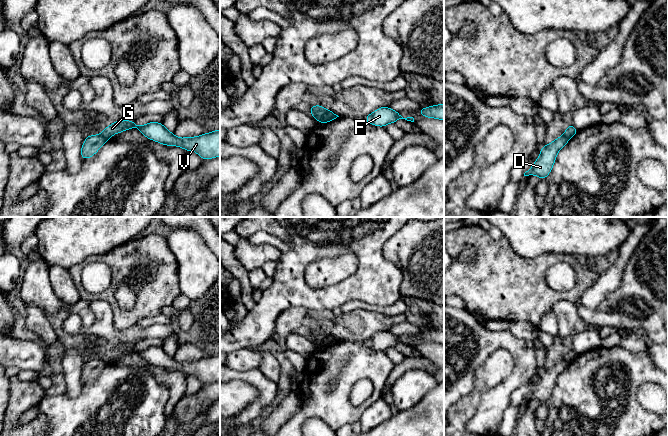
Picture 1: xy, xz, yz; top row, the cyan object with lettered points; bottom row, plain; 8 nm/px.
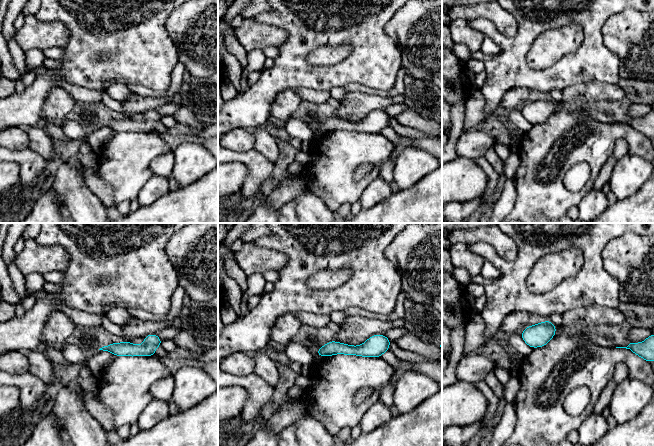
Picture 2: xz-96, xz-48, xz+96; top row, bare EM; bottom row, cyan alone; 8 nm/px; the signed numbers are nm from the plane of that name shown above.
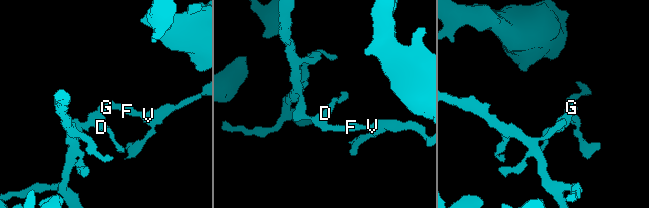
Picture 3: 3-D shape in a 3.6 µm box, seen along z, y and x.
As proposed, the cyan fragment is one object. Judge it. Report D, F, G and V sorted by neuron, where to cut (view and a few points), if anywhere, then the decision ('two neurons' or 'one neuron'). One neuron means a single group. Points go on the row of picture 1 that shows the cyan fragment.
groups D / F G V; cut xz (330, 111), (319, 121); two neurons

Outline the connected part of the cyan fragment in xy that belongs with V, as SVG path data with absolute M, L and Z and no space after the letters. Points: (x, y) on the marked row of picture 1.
M132 120L114 121L100 134L110 139L114 134L136 128L148 139L166 146L178 146L186 151L195 151L203 160L220 156L220 129L196 137L178 138L159 122L137 125Z

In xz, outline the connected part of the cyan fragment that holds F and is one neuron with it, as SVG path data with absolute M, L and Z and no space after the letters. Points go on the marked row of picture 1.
M380 107L364 118L367 123L379 127L385 127L389 123L395 123L398 119L414 122L413 117L403 118L399 112L392 110L390 107Z

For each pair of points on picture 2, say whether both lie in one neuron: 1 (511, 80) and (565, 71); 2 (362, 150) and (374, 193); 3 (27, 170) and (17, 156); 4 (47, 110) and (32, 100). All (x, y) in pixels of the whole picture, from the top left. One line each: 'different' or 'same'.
1: same
2: different
3: same
4: different

